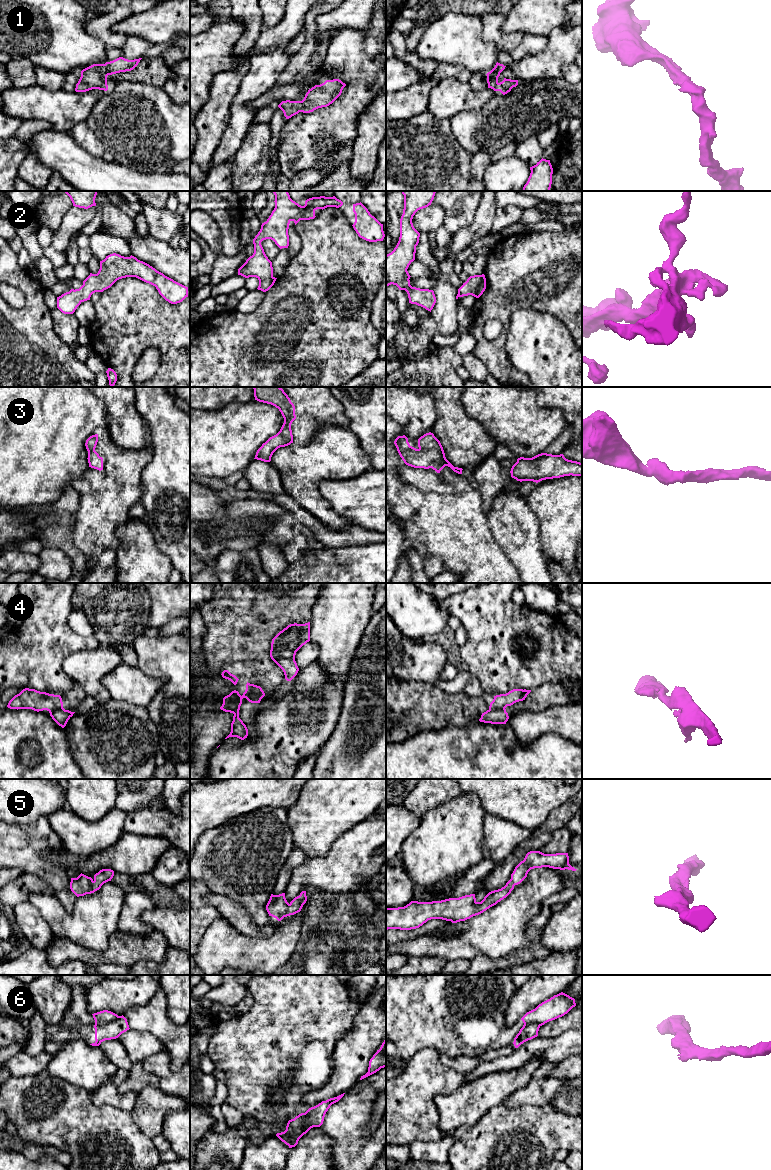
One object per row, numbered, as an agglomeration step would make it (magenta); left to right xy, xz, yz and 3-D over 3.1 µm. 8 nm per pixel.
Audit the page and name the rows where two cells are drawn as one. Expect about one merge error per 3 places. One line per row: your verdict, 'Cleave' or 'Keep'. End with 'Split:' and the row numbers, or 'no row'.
1: Keep
2: Keep
3: Keep
4: Cleave
5: Keep
6: Cleave
Split: 4, 6

